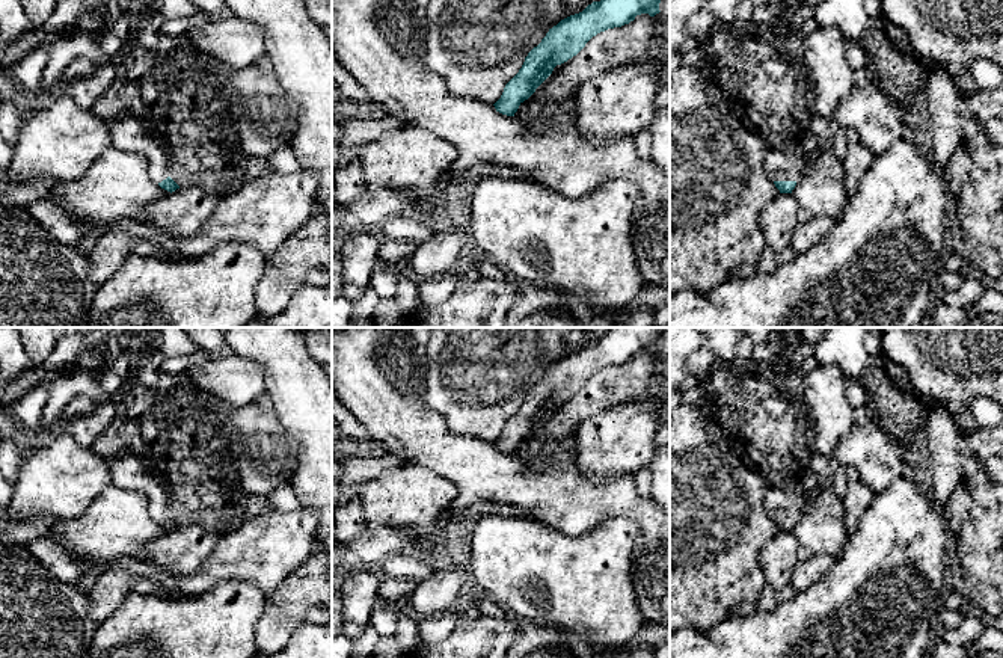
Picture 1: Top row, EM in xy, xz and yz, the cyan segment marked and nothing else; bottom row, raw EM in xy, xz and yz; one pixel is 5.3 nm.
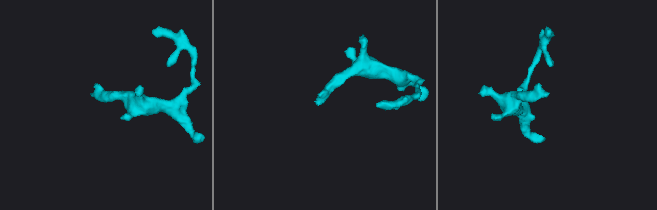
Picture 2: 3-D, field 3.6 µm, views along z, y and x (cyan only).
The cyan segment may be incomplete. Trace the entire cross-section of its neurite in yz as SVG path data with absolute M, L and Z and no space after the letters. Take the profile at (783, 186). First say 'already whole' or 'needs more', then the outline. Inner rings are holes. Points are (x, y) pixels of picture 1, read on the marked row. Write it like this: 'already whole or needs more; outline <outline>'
needs more; outline M796 148L768 151L765 171L780 193L792 193L802 175L802 152Z

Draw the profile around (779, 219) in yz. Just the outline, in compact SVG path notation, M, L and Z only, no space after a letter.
M780 193L760 213L760 228L766 246L775 254L790 246L793 231L798 225L799 205L792 193Z

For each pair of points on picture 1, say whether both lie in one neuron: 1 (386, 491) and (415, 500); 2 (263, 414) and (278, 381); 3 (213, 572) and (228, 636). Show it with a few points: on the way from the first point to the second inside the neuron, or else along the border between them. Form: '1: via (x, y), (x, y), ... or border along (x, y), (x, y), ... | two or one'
1: via (394, 497), (407, 497) | one
2: border along (266, 393), (285, 430) | two
3: border along (251, 581), (219, 580), (201, 593), (184, 596) | two

